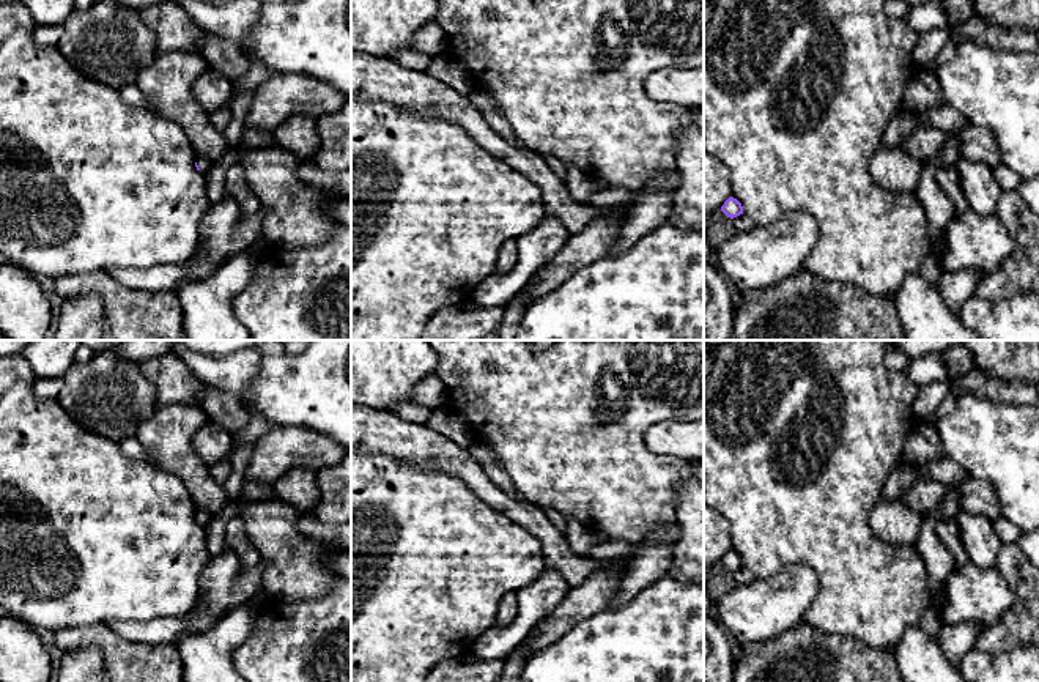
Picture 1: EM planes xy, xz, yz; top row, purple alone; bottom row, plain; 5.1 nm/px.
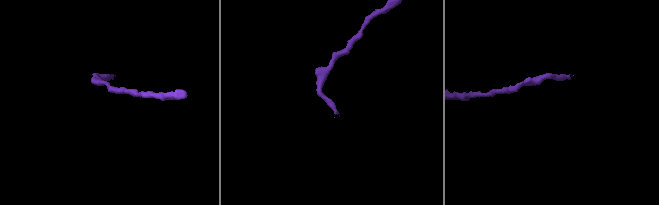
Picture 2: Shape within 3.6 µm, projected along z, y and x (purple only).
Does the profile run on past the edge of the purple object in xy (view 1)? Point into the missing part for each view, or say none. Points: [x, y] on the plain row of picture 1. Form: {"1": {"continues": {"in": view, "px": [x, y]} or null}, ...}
{"1": {"continues": {"in": "xy", "px": [203, 517]}}}

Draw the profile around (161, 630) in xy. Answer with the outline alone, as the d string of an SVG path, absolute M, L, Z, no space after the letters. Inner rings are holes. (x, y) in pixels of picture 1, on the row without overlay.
M187 616L156 617L150 621L110 621L105 625L131 641L167 644L186 633L187 621Z

